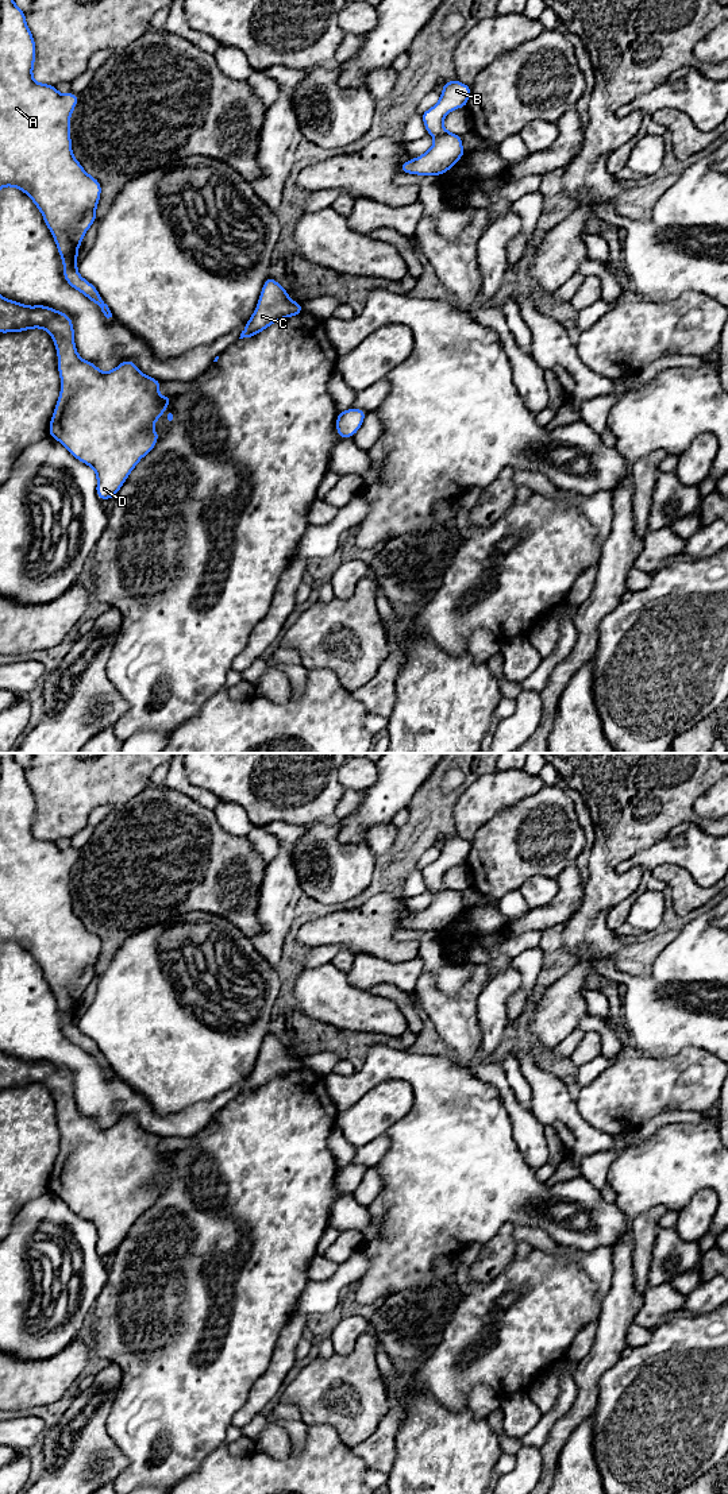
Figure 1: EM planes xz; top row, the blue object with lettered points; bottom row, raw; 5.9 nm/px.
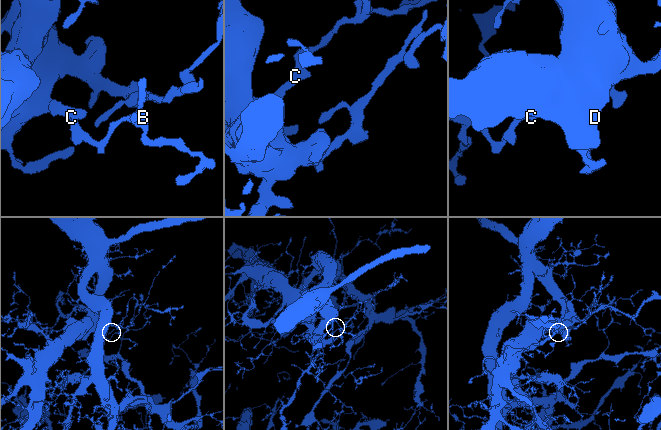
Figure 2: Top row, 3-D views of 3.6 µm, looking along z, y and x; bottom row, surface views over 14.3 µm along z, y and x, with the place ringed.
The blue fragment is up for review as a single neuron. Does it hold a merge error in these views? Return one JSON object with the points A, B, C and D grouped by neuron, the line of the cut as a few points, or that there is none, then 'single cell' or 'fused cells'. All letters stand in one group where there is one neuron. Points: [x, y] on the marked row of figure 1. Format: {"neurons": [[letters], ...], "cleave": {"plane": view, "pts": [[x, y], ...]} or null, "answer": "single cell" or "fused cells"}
{"neurons": [["A", "B", "C", "D"]], "cleave": null, "answer": "single cell"}

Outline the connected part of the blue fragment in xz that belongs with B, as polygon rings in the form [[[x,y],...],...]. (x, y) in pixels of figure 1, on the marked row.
[[[458,80],[443,82],[443,92],[438,104],[421,113],[427,134],[432,135],[435,142],[423,155],[409,162],[404,161],[400,166],[401,173],[439,177],[466,154],[462,147],[462,135],[446,131],[443,119],[454,109],[466,108],[470,94],[470,85]]]

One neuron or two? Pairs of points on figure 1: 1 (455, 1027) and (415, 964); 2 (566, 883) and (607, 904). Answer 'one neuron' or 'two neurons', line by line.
1: two neurons
2: two neurons

